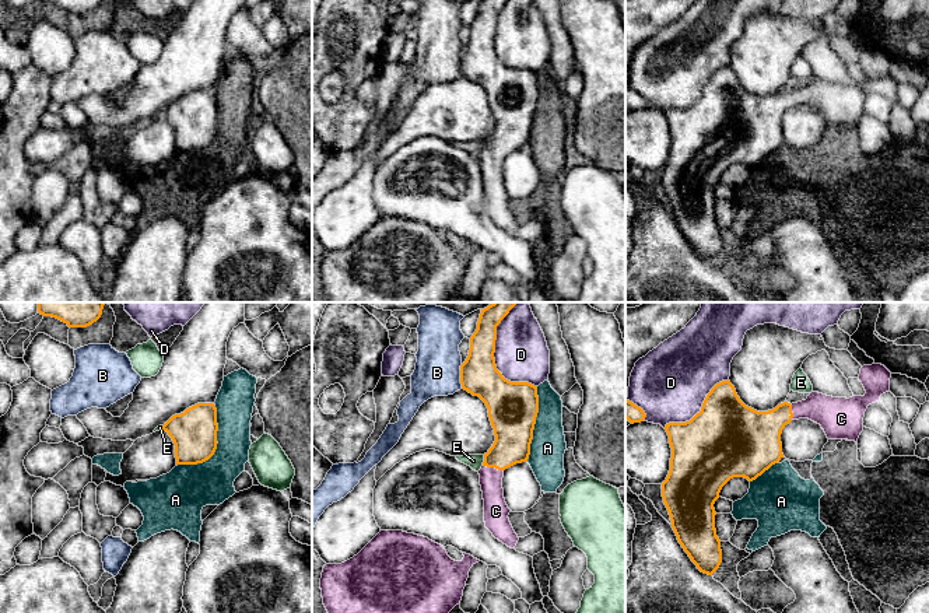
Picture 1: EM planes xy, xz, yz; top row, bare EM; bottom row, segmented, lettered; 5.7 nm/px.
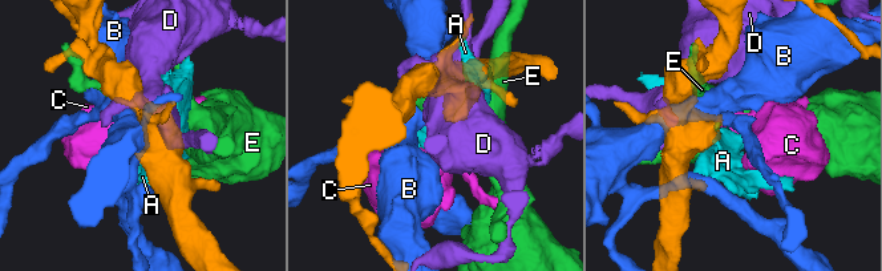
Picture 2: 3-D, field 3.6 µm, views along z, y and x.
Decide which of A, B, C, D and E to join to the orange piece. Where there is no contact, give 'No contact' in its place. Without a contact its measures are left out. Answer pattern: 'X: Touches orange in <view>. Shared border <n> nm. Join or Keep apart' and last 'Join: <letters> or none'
A: Touches orange in xy. Shared border 420 nm. Keep apart
B: Touches orange in xz. Shared border 140 nm. Keep apart
C: Touches orange in xz. Shared border 120 nm. Join
D: Touches orange in xz. Shared border 500 nm. Keep apart
E: Touches orange in xz. Shared border 70 nm. Keep apart
Join: C

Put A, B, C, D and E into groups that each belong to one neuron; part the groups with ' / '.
A / B / C / D / E

